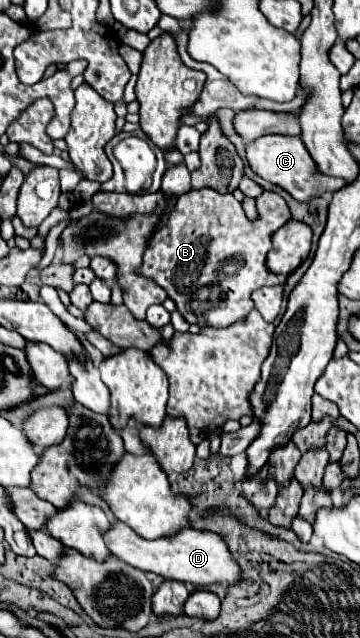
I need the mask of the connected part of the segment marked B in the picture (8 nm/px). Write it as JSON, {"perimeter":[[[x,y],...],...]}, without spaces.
{"perimeter":[[[198,189],[182,195],[172,209],[166,225],[154,233],[154,239],[144,253],[144,261],[138,273],[146,279],[156,281],[176,303],[176,309],[190,325],[230,327],[232,323],[246,319],[246,315],[254,309],[254,303],[250,299],[252,291],[266,285],[278,285],[278,277],[266,269],[266,253],[272,249],[272,235],[292,219],[286,201],[272,191],[264,191],[260,199],[256,199],[256,207],[258,219],[248,221],[244,217],[242,205],[234,199],[234,195],[222,195],[212,189]]]}

